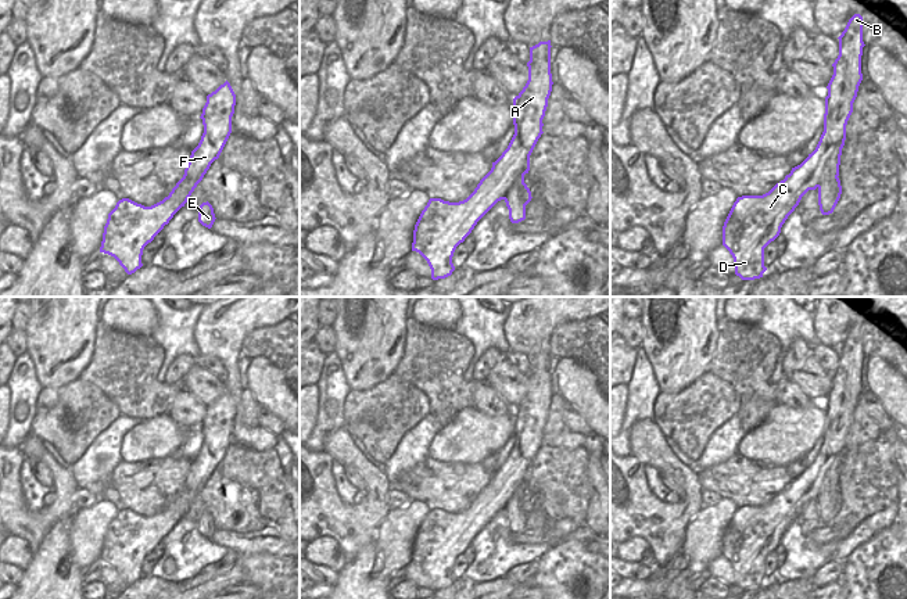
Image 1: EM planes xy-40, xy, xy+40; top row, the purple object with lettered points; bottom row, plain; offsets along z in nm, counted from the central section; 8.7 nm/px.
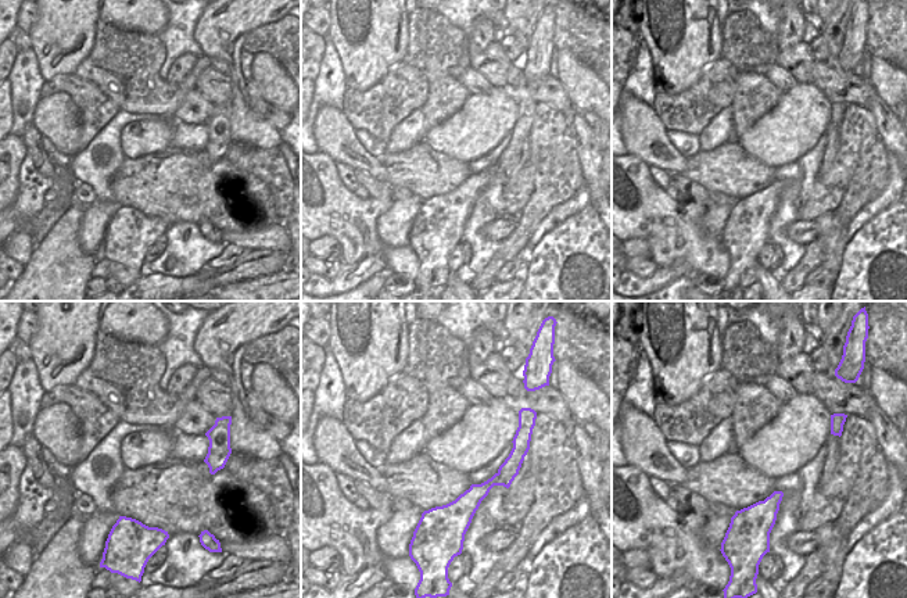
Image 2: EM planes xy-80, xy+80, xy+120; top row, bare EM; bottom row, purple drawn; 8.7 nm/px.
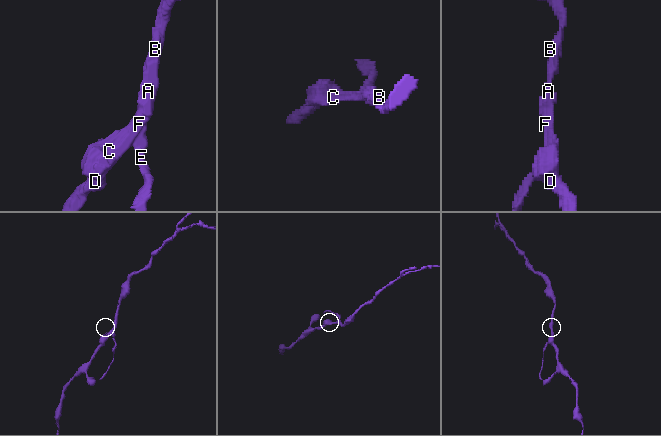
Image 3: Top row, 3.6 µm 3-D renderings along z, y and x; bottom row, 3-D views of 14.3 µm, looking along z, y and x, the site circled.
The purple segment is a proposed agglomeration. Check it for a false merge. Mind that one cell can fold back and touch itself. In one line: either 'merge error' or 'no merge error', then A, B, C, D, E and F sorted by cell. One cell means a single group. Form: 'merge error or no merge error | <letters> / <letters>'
merge error | A B C D F / E

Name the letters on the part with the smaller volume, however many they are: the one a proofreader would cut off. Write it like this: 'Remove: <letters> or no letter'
Remove: E

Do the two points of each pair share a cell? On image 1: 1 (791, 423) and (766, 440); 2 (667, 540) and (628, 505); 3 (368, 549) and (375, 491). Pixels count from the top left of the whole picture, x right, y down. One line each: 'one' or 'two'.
1: one
2: one
3: two

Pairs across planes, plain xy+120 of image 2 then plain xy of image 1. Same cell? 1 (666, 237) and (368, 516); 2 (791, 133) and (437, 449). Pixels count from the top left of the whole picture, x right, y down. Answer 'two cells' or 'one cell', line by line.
1: one cell
2: one cell

